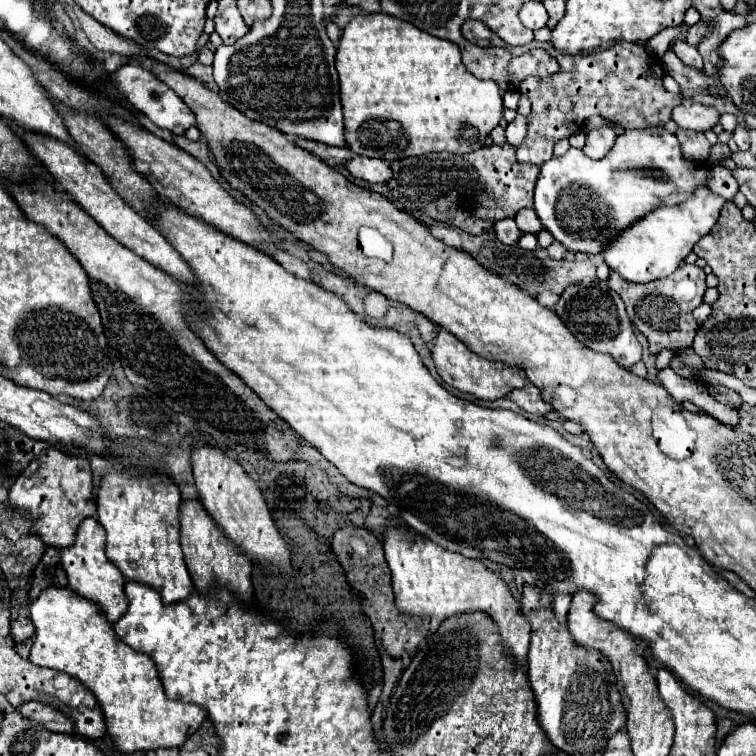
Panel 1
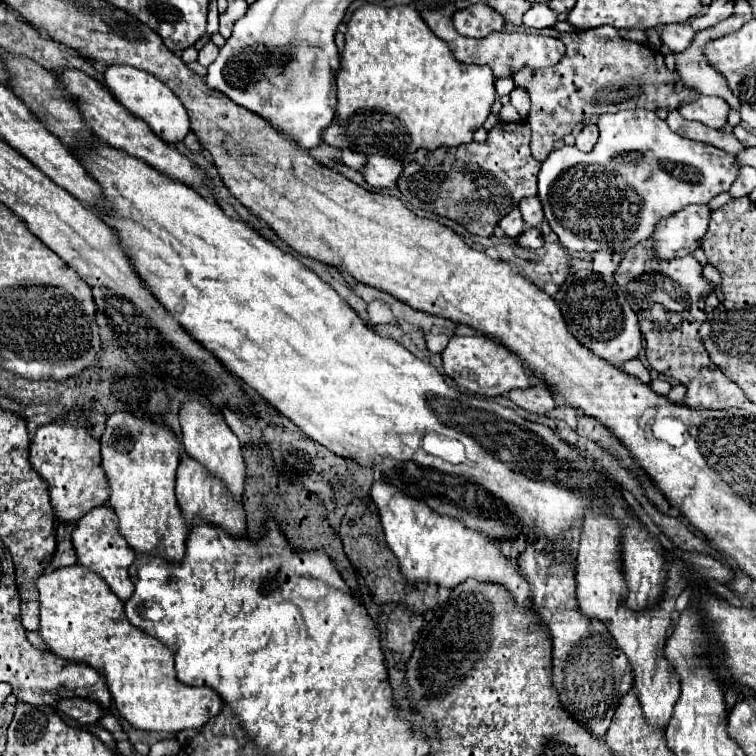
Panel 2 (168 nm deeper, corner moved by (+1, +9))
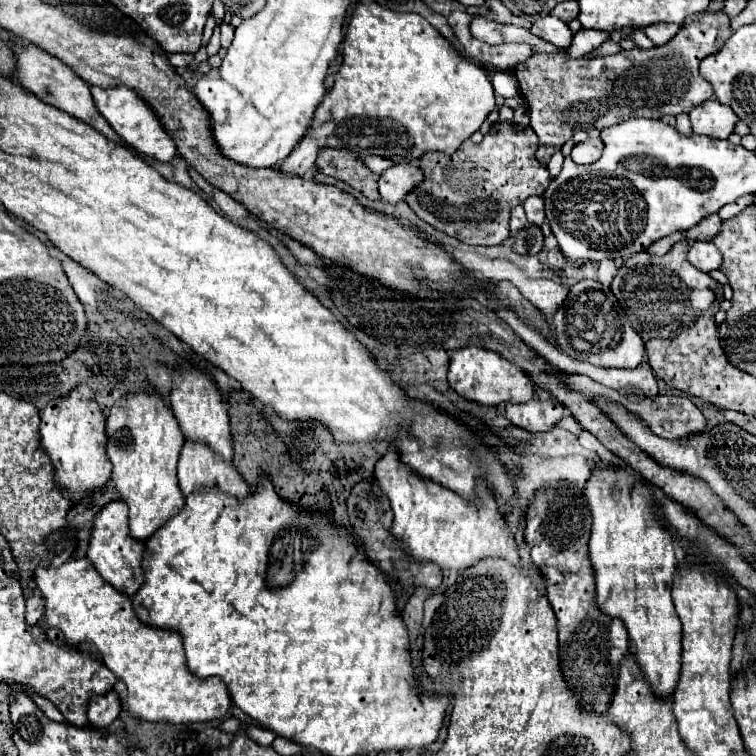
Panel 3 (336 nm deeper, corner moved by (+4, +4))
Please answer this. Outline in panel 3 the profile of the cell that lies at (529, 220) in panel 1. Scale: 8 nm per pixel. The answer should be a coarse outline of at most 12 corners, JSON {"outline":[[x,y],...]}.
{"outline":[[532,196],[524,202],[528,222],[544,222],[544,200]]}

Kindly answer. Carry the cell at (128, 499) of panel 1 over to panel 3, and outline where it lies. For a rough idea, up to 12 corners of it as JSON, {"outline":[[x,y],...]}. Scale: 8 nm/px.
{"outline":[[146,390],[106,418],[112,486],[146,542],[184,508],[184,436]]}

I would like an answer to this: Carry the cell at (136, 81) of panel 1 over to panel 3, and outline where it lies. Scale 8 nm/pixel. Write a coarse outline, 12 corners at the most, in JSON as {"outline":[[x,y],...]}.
{"outline":[[128,86],[98,88],[98,112],[140,156],[170,162],[176,144]]}

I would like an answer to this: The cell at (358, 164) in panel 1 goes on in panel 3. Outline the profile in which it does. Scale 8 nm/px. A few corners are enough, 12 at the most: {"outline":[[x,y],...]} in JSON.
{"outline":[[396,164],[380,174],[382,200],[396,204],[422,180],[420,168]]}

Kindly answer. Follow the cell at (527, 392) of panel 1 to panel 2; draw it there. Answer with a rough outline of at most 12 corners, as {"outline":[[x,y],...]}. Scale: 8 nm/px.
{"outline":[[545,387],[513,389],[507,397],[521,409],[545,415],[555,399]]}

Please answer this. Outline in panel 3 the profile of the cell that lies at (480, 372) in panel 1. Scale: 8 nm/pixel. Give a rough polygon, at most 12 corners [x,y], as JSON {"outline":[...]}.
{"outline":[[474,346],[454,350],[448,384],[486,406],[528,402],[526,372]]}

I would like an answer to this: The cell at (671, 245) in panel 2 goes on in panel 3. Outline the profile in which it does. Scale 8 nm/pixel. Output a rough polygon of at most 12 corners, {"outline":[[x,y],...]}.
{"outline":[[688,240],[688,262],[702,272],[720,266],[712,242]]}

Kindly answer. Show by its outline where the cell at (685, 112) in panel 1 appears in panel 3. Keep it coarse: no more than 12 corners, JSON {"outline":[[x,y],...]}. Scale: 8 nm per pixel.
{"outline":[[718,100],[690,114],[694,134],[728,138],[738,116]]}

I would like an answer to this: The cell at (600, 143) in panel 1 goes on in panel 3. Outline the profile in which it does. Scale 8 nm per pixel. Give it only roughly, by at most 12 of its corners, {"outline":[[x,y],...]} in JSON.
{"outline":[[590,136],[572,148],[572,160],[592,164],[600,158],[602,140]]}

